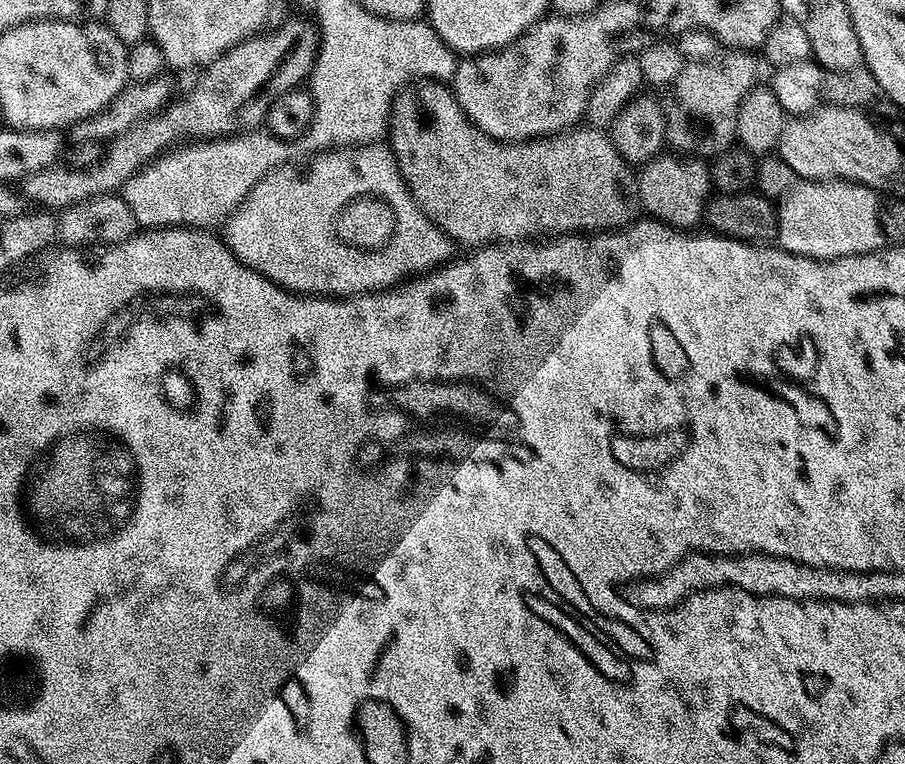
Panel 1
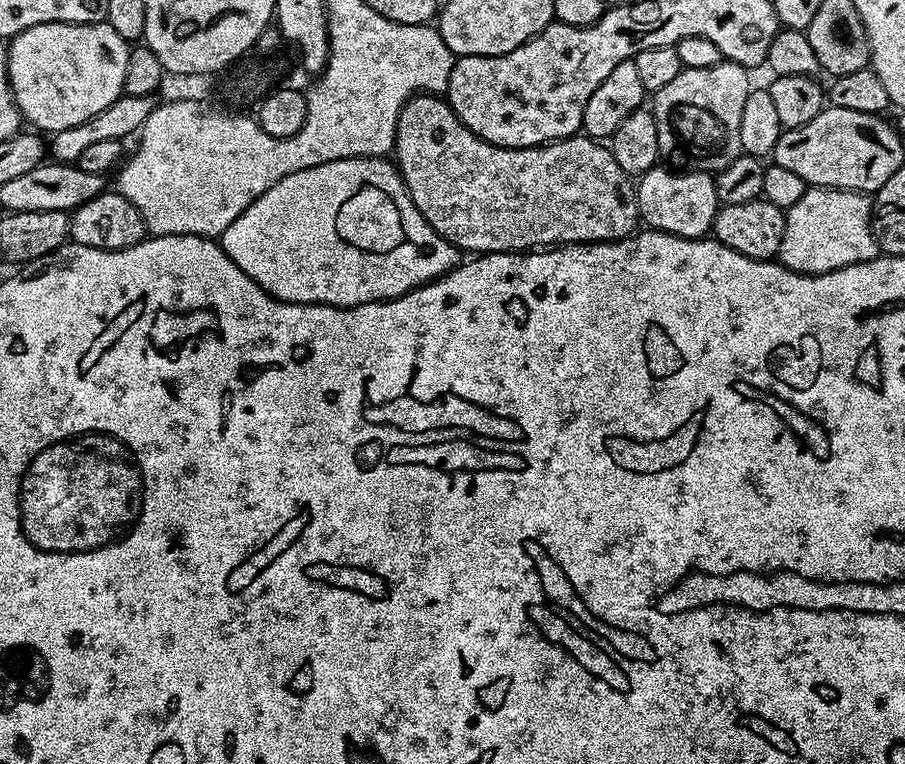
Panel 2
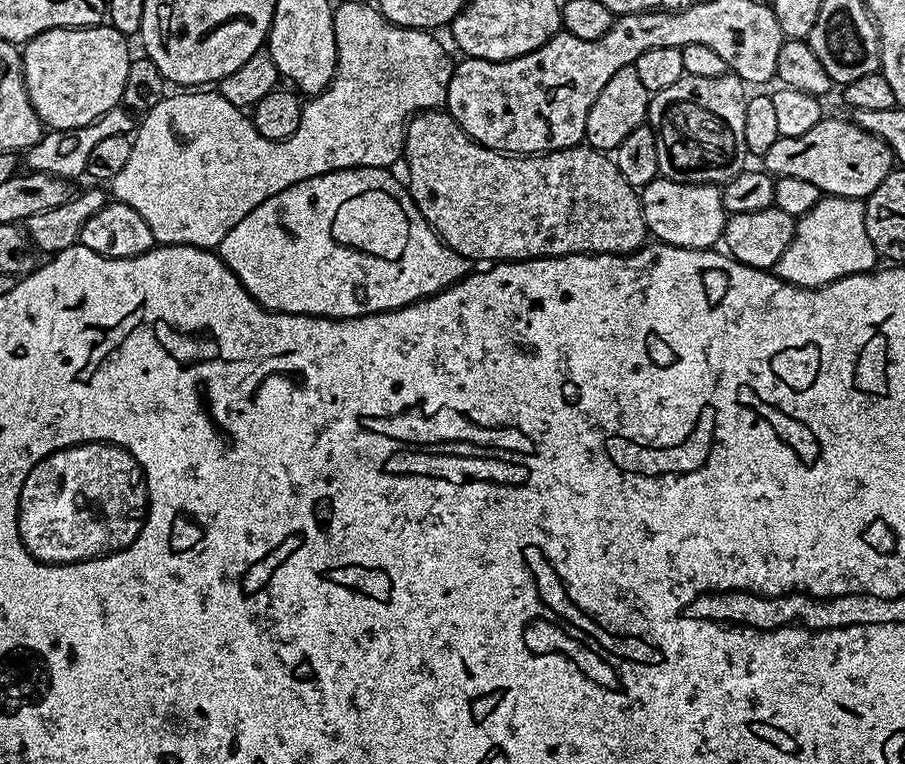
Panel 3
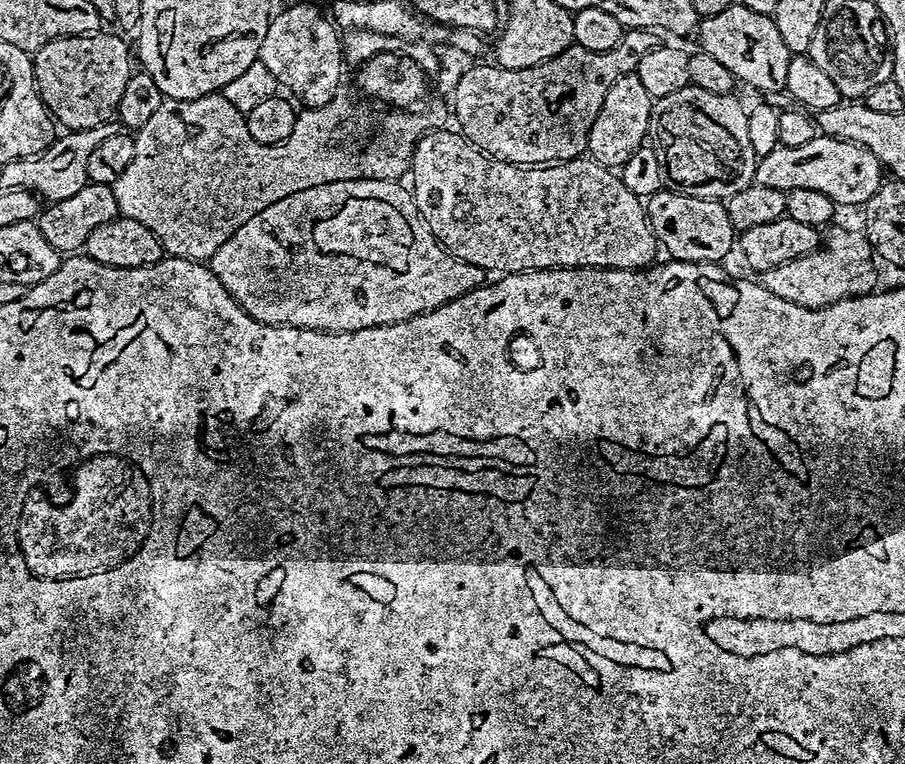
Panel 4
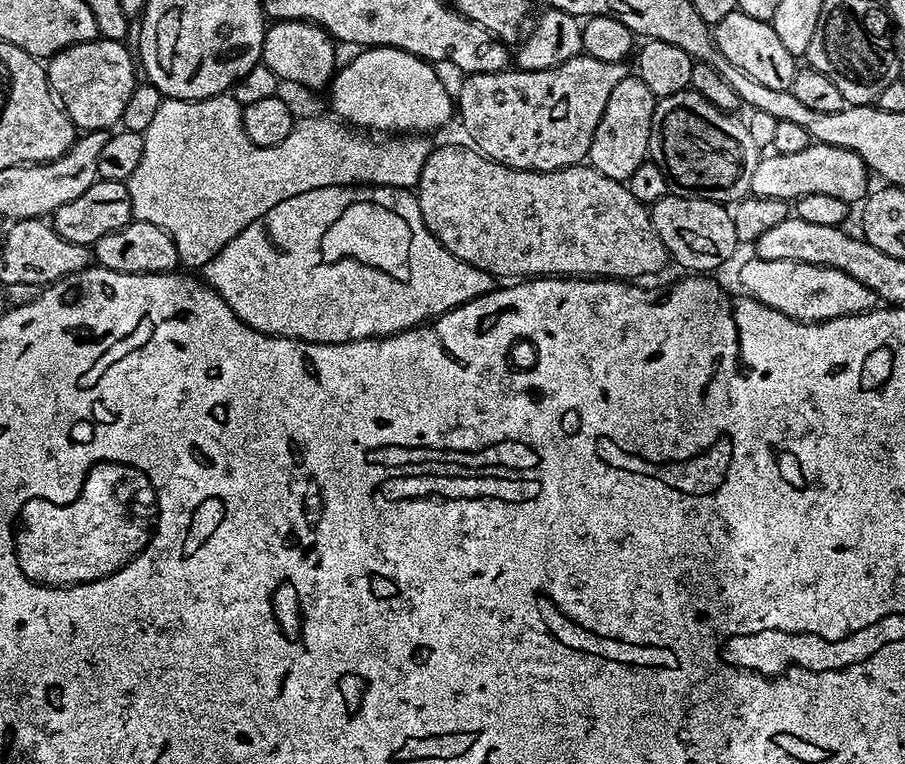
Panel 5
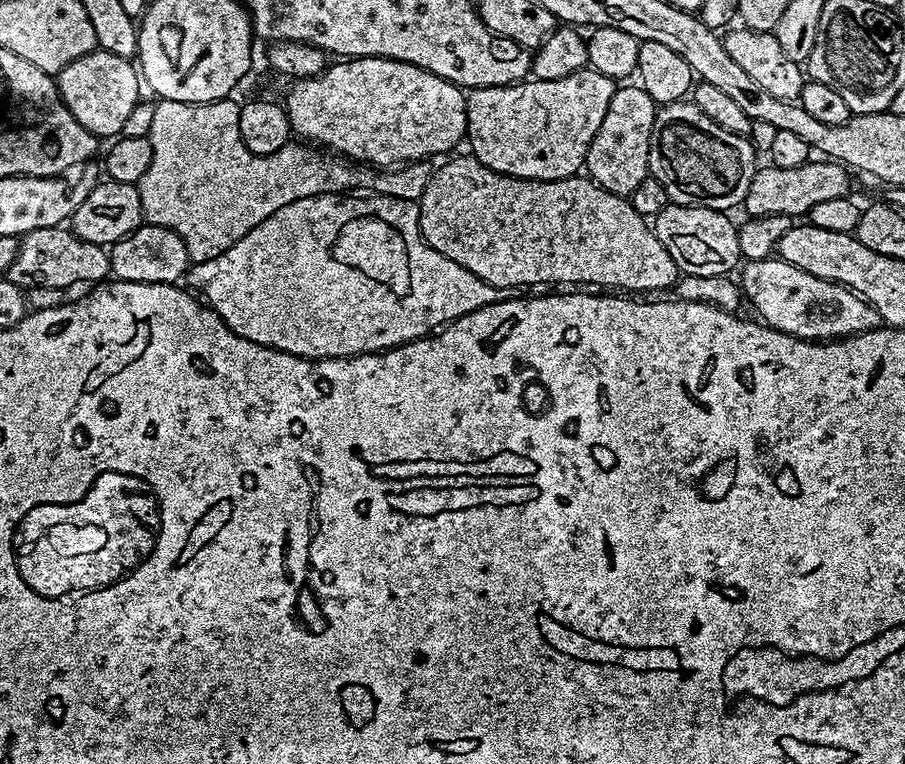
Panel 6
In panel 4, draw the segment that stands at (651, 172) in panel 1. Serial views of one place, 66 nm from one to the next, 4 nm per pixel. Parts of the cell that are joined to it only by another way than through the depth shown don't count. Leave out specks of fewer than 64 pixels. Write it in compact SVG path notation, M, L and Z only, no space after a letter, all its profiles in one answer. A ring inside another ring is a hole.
M661 190L647 197L646 211L648 213L648 225L652 233L656 235L659 247L664 248L673 260L693 260L699 264L705 262L723 261L723 256L734 248L734 225L728 217L725 205L715 200L703 200L697 196L687 196L685 192L675 190Z

